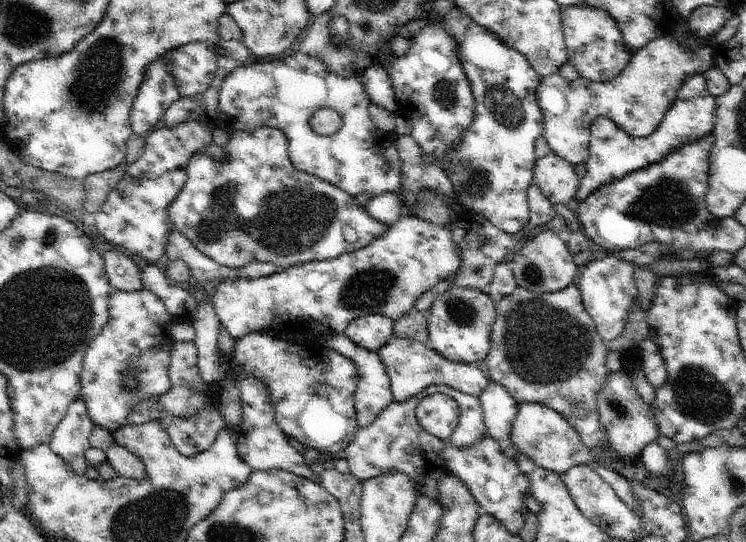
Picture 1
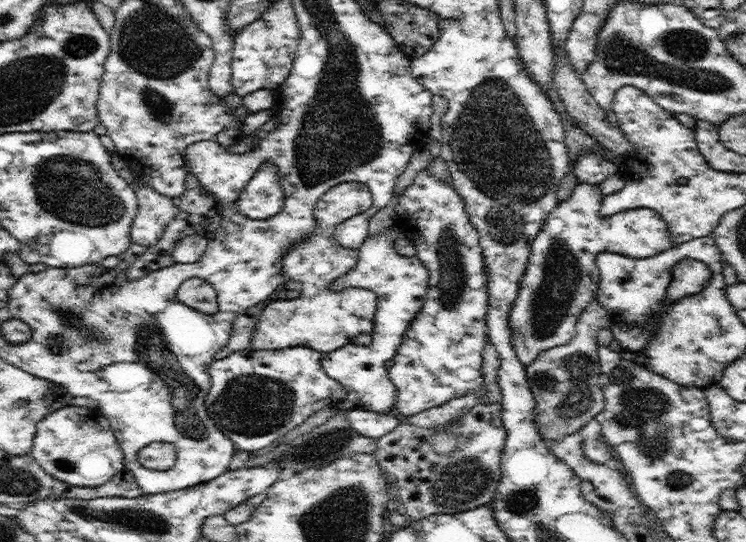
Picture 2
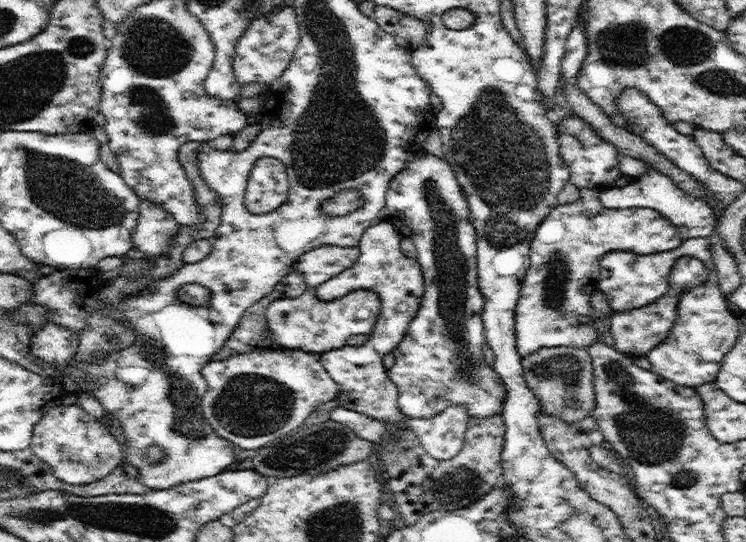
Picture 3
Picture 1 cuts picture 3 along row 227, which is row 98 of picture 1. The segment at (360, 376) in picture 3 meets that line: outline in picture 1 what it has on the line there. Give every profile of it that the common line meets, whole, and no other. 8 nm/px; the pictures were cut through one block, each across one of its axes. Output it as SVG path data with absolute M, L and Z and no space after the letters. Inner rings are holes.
M380 65L371 66L361 76L360 82L366 88L370 104L378 104L390 112L396 113L399 110L397 95L392 86L392 78Z

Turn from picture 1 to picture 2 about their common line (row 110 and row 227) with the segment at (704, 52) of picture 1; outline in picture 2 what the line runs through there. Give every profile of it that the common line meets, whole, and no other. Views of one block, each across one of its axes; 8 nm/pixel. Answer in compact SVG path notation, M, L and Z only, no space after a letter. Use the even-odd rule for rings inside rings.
M578 184L570 200L560 201L547 216L544 226L532 243L530 258L521 280L518 296L509 314L509 325L515 355L526 367L538 355L552 347L568 344L576 335L576 323L585 307L596 296L601 273L596 264L600 253L616 253L630 258L646 258L674 246L662 215L651 208L631 208L609 218L600 217L600 207L604 199L598 185Z

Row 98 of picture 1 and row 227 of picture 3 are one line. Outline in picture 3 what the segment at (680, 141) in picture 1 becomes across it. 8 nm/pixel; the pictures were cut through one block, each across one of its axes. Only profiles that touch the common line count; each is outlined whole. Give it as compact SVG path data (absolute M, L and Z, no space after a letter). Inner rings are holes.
M650 167L644 174L632 177L630 183L623 188L610 188L599 194L599 200L606 208L653 208L665 216L677 230L683 240L689 238L708 237L715 232L717 214L715 208L700 198L686 194L673 184L673 180L660 171Z

